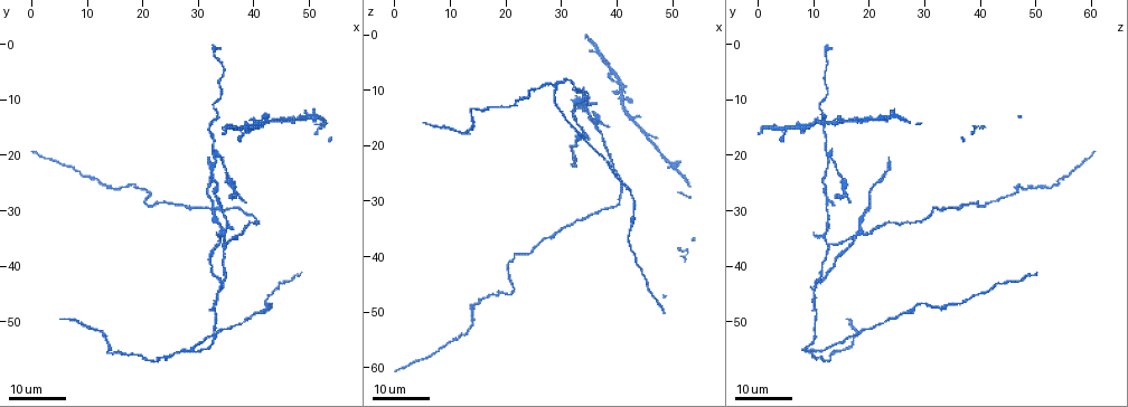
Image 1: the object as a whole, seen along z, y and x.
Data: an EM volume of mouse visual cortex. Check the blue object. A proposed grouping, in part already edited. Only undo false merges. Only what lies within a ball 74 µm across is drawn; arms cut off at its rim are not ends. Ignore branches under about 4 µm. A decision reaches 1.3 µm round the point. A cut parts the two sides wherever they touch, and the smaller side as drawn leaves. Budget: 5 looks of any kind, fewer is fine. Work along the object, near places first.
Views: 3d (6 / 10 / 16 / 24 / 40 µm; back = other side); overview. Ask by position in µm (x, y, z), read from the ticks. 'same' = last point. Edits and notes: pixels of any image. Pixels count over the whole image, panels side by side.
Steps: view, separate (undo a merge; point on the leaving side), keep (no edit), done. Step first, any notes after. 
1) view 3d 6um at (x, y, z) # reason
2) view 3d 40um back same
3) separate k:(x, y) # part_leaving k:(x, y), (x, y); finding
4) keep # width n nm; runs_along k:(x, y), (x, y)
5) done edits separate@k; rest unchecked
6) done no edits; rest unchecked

view 3d 24um at (33.0, 19.5, 12.5) # four arms meet

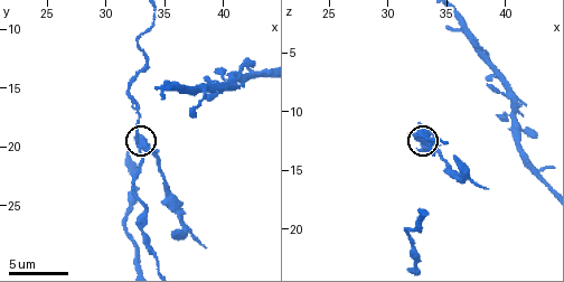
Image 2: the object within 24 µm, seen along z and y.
view 3d 10um same

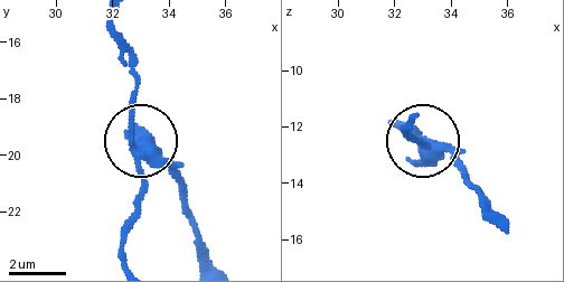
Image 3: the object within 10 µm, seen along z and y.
separate 3:(417, 166) # width 330 nm; part_leaving 3:(143, 158), (162, 165), (172, 179), (201, 259); two cells meet here

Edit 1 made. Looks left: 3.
view 3d 16um at (34.0, 43.0, 11.0) # three arms meet

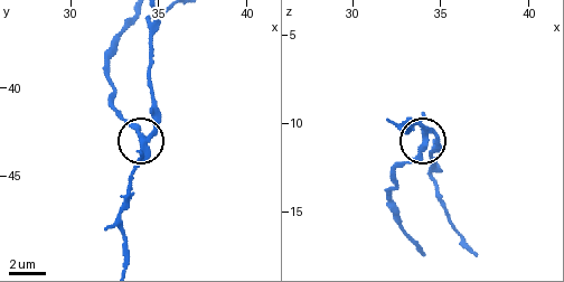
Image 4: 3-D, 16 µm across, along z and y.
view 3d 10um at (34.0, 42.7, 10.9) # closer look

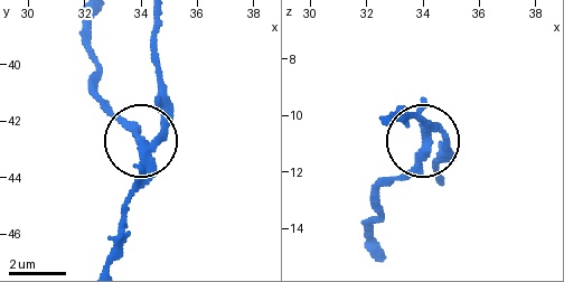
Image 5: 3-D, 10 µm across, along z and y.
separate 5:(137, 133) # width 280 nm; part_leaving 5:(424, 124), (422, 151), (383, 187), (374, 252); two cells meet here

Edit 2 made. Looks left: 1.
done edits separate@3, separate@5; rest unchecked

